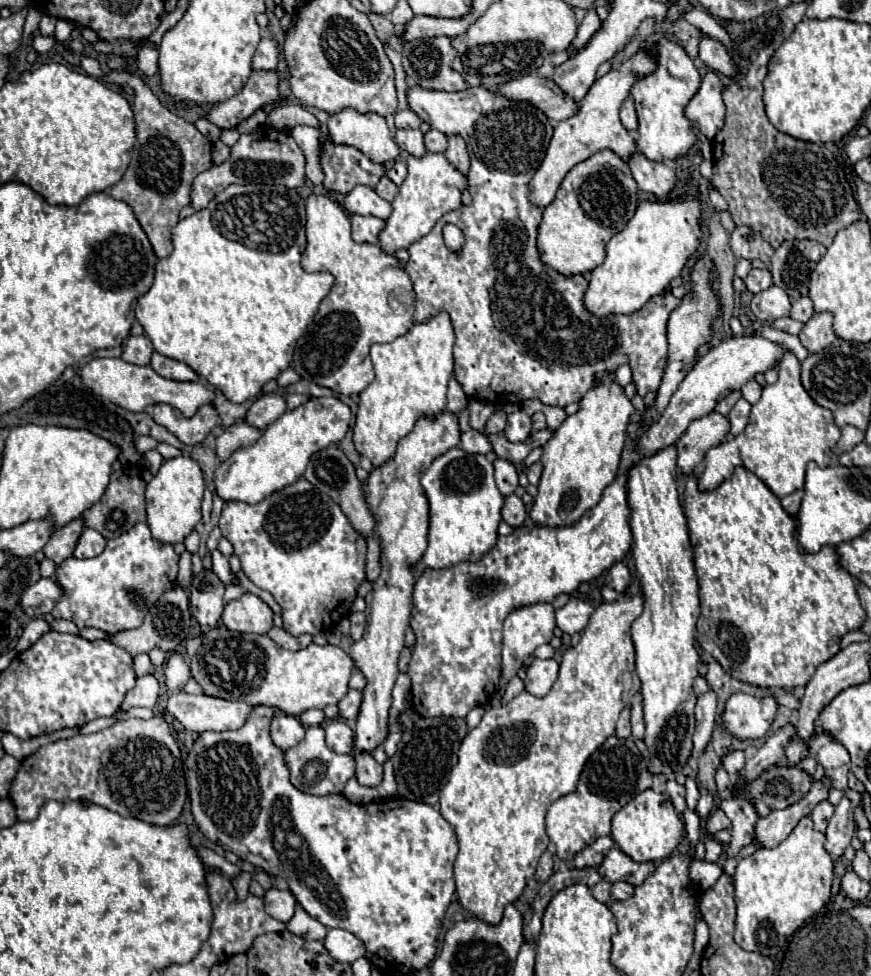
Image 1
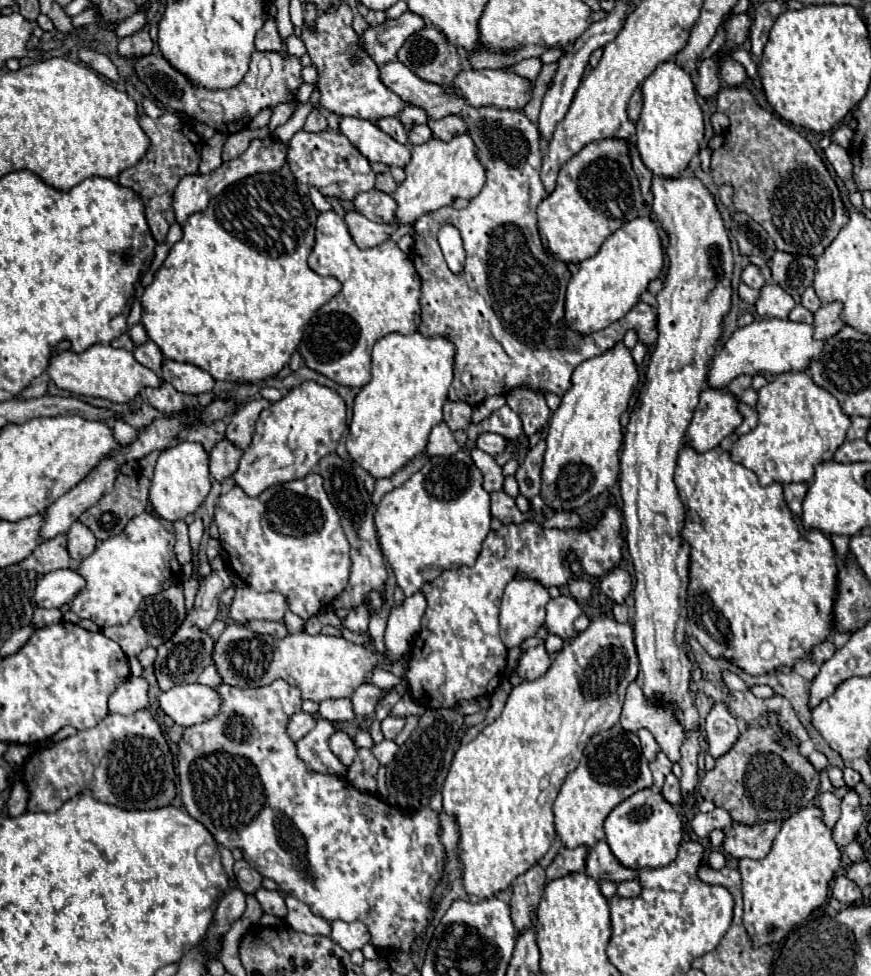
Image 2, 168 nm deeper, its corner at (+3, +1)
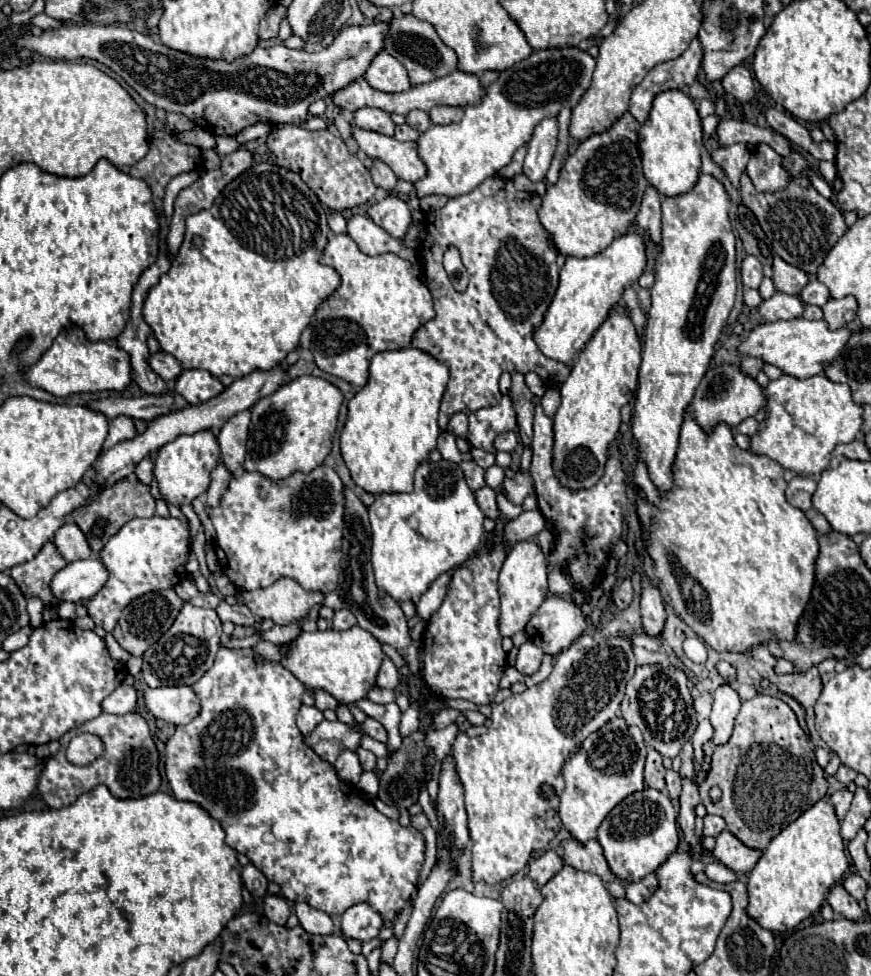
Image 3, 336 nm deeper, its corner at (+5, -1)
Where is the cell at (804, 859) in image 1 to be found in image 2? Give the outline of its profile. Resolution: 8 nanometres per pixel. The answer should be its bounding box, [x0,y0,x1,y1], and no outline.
[739,806,841,944]

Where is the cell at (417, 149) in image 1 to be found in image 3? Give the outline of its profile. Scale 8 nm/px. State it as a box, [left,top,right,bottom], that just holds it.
[355,108,395,136]

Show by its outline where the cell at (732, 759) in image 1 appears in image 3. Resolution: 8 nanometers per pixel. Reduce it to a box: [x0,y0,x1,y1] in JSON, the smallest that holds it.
[711,684,741,744]

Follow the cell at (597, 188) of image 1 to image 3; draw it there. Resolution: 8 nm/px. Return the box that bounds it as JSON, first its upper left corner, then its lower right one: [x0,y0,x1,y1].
[539,112,647,258]

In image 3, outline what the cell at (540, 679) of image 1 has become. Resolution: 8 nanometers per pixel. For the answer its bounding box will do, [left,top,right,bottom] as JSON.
[515,642,543,676]

